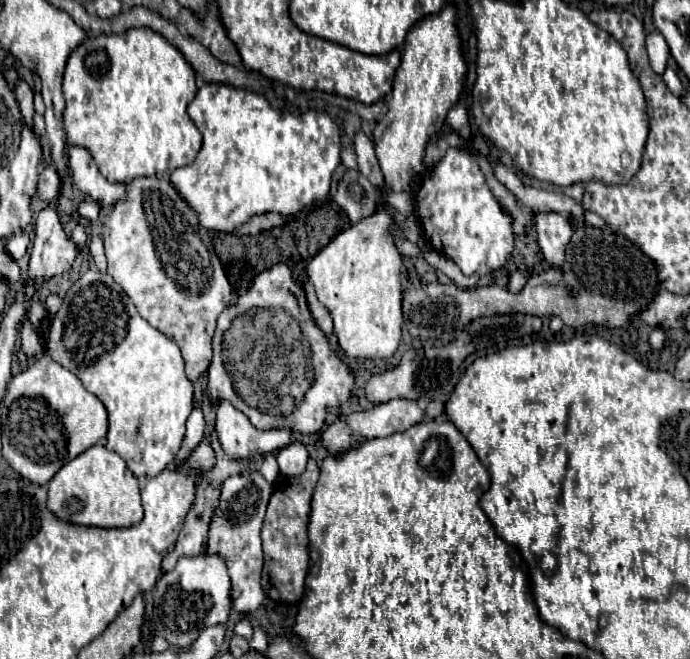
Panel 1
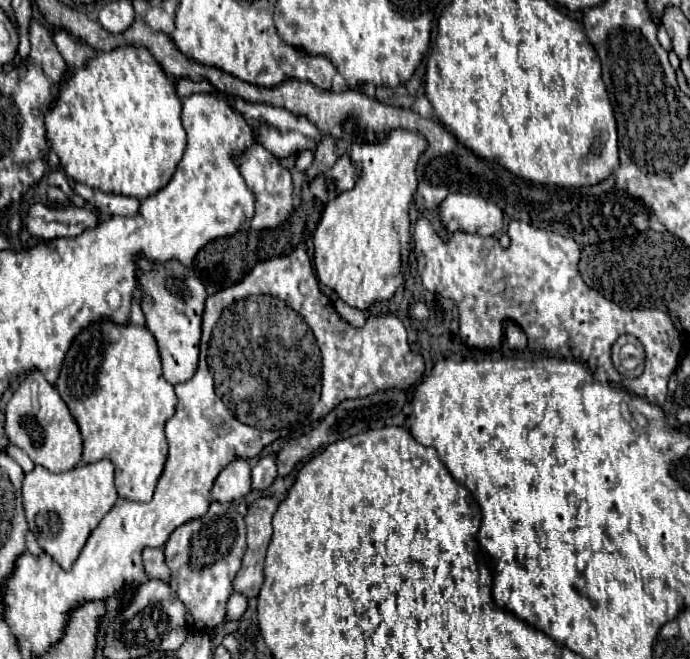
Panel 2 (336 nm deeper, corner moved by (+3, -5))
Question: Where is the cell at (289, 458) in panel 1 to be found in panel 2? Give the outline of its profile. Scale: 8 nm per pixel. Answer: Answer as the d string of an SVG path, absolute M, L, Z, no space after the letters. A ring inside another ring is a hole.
M263 456L251 468L251 488L253 490L265 490L265 488L269 488L275 478L277 478L277 464L275 464L273 456Z

